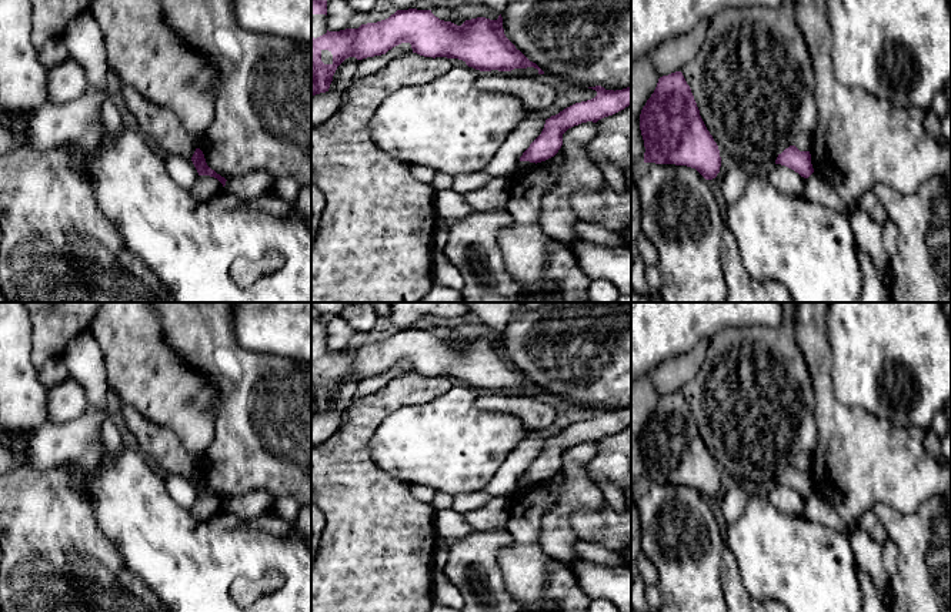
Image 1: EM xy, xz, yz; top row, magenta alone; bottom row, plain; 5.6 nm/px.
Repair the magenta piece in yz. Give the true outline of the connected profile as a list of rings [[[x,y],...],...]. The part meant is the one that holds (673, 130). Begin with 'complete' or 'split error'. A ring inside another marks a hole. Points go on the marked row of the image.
complete; [[[681,71],[658,78],[640,114],[644,163],[695,168],[705,180],[720,173],[717,143],[707,130]]]

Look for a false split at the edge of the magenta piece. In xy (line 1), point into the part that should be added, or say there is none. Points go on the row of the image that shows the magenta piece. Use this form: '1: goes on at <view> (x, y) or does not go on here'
1: does not go on here

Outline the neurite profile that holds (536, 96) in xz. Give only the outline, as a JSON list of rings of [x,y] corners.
[[[491,70],[481,71],[474,84],[481,91],[513,94],[533,113],[545,111],[555,100],[555,90],[537,76],[511,76],[508,71]]]

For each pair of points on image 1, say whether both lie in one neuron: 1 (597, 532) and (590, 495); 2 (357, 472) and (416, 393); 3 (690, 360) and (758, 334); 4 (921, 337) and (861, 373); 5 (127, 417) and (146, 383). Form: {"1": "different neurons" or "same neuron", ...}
{"1": "different neurons", "2": "same neuron", "3": "different neurons", "4": "same neuron", "5": "different neurons"}

